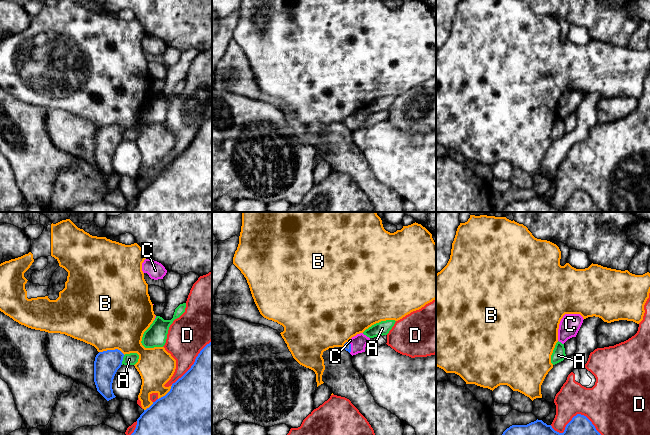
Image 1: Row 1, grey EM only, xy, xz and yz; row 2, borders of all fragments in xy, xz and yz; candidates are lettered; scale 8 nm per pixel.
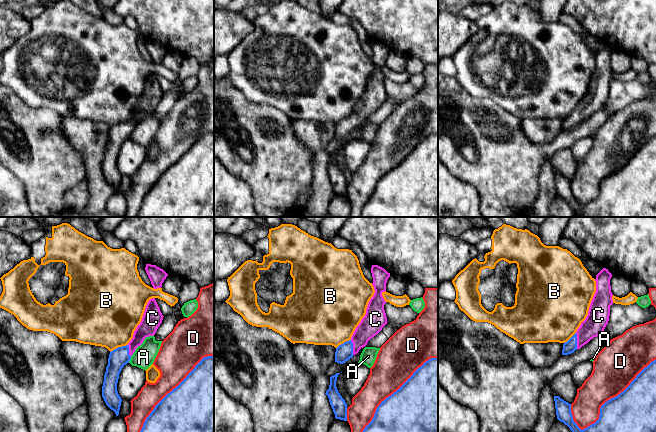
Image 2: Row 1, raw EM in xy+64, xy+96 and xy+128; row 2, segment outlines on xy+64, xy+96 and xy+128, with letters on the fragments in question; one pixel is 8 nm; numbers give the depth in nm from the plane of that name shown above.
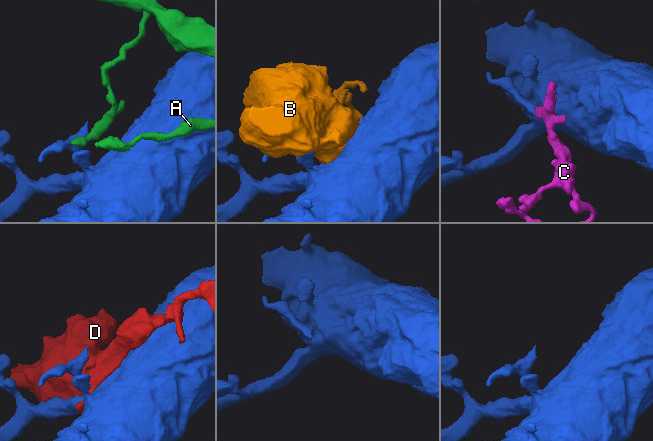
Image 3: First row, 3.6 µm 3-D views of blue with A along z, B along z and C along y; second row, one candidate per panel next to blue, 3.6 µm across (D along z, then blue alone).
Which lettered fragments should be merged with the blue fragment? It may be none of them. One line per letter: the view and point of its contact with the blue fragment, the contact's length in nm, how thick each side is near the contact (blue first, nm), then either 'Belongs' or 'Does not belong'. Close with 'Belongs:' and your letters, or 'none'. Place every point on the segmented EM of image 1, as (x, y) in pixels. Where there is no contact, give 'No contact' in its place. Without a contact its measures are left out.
A: Touches blue at xy (122, 360). Shared border 80 nm. Thickness 200 nm (blue) against 100 nm. Does not belong
B: Touches blue at xy (112, 350). Shared border 200 nm. Thickness 200 nm (blue) against 480 nm. Does not belong
C: Touches blue at xz (350, 347). Shared border 100 nm. Thickness 60 nm (blue) against 130 nm. Belongs
D: Touches blue at xy (194, 363). Shared border 480 nm. Thickness 480 nm (blue) against 320 nm. Does not belong
Belongs: C

